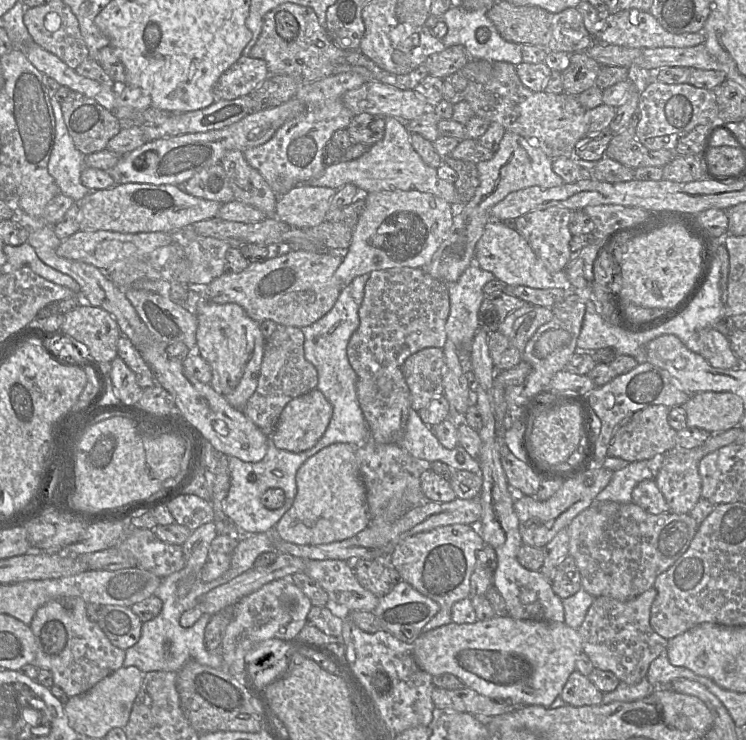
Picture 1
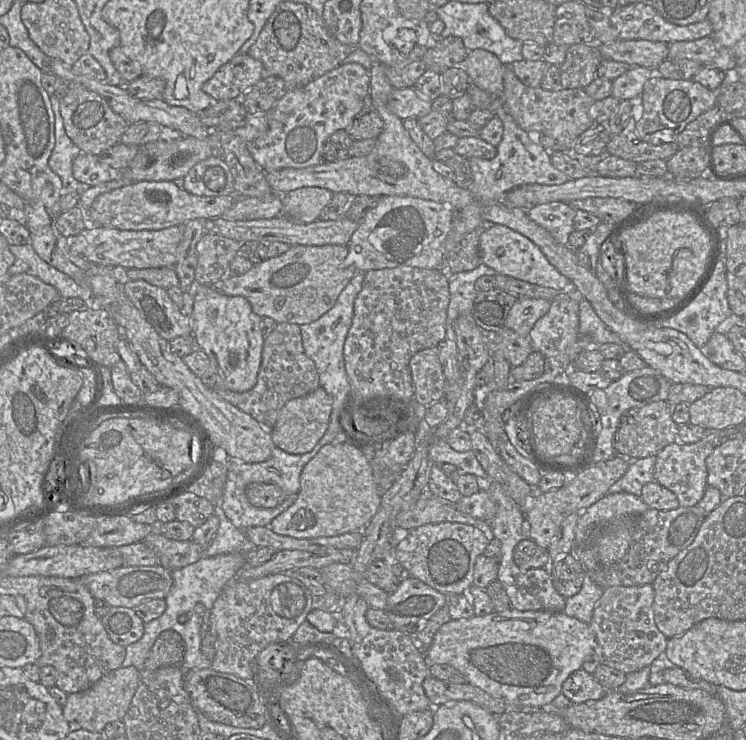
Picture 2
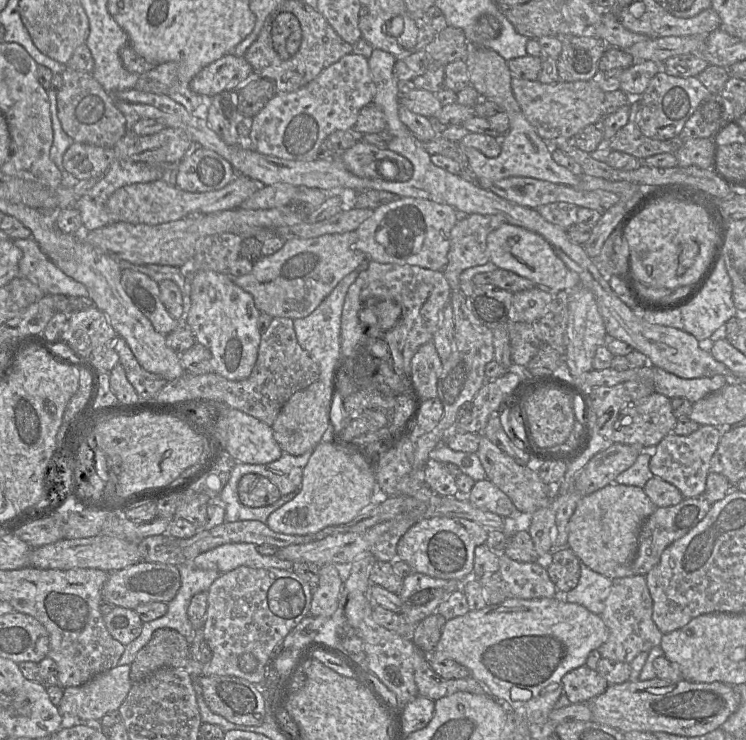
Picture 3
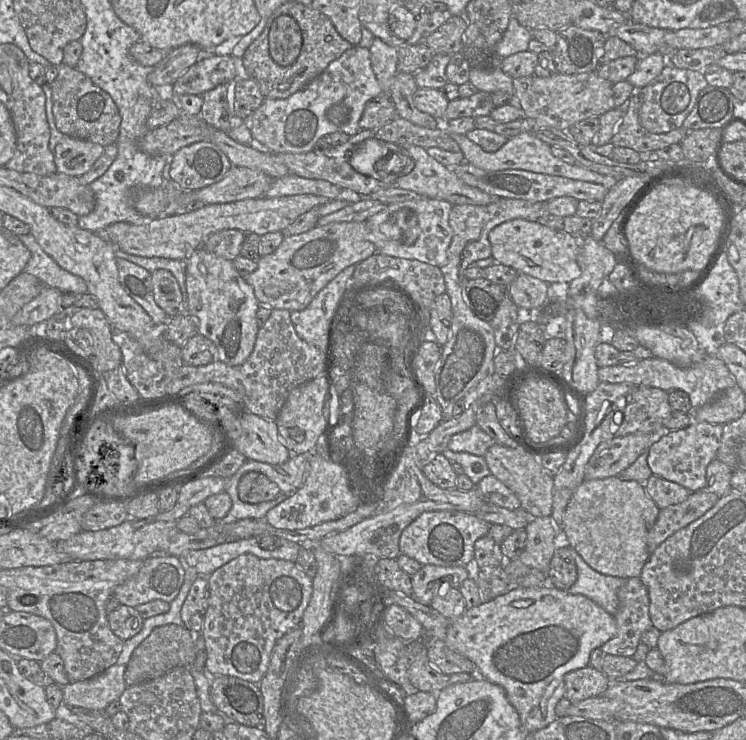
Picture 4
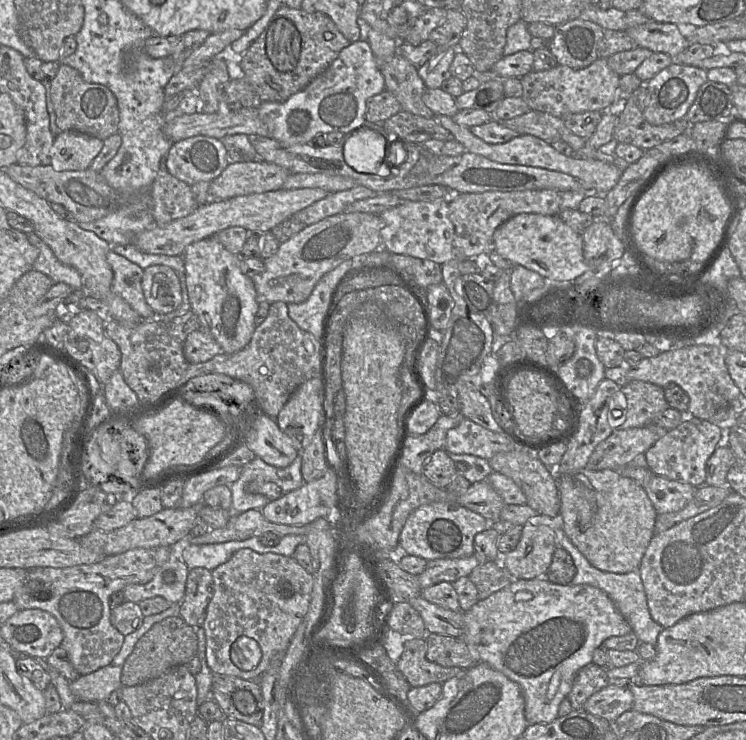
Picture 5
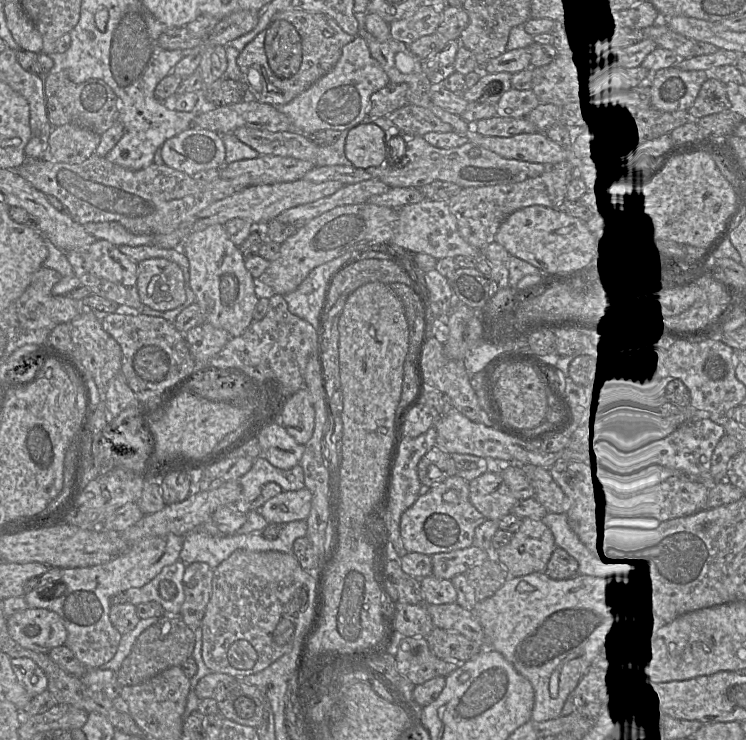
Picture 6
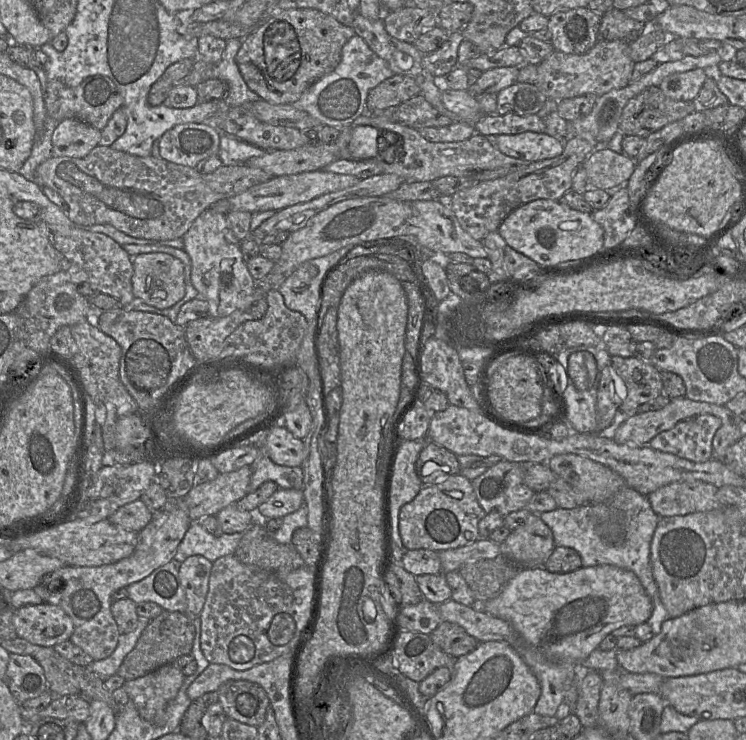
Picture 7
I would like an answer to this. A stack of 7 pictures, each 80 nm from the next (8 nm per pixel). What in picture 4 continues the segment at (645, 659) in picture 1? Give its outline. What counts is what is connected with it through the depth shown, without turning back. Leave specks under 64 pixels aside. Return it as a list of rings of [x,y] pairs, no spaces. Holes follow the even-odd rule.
[[[630,577],[618,590],[618,608],[613,615],[616,621],[617,634],[601,646],[605,654],[633,657],[641,642],[641,636],[653,623],[649,615],[649,594],[640,577]]]

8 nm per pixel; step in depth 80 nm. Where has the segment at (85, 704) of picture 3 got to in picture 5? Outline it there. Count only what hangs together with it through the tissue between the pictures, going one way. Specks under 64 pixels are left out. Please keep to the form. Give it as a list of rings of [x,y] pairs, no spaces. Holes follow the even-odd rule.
[[[108,665],[92,673],[80,675],[70,682],[71,692],[87,702],[107,701],[109,695],[120,689],[122,666]]]

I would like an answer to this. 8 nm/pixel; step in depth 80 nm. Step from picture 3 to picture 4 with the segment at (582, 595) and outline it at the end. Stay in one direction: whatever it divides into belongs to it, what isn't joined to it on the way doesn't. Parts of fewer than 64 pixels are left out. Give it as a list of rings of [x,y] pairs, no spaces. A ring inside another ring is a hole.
[[[563,529],[555,536],[555,548],[558,546],[569,547],[577,567],[577,579],[567,591],[571,594],[586,596],[614,615],[618,608],[618,590],[627,578],[601,574],[591,568],[570,546]]]

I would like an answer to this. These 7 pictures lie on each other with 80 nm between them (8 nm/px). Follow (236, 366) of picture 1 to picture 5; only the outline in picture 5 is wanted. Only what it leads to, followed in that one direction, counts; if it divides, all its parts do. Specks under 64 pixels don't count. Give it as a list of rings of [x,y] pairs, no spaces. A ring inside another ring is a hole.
[[[215,237],[188,245],[182,255],[191,311],[198,317],[200,327],[208,330],[224,353],[243,349],[255,330],[255,314],[259,308],[254,281],[240,269],[241,255],[226,250]]]

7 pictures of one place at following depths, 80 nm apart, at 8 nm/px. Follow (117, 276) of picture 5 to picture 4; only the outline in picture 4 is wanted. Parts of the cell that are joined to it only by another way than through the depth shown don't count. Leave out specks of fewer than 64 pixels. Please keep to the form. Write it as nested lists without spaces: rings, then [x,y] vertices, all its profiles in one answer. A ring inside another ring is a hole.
[[[116,258],[116,265],[119,282],[126,293],[145,310],[155,325],[166,325],[169,317],[154,300],[151,273],[122,258]]]

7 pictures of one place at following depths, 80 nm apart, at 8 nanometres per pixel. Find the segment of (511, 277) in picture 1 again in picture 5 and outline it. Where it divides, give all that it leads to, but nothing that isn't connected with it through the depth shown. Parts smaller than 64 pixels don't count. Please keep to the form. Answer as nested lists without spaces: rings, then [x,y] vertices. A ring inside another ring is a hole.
[[[515,215],[495,230],[493,241],[495,251],[503,258],[535,271],[543,278],[573,281],[586,272],[582,234],[571,229],[558,215]]]

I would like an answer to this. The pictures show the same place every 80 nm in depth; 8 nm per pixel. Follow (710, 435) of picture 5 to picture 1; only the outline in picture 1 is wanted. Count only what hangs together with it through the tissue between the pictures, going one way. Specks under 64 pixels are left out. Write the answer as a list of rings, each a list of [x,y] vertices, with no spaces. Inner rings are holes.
[[[678,446],[661,457],[661,466],[654,481],[668,503],[670,512],[689,514],[702,498],[702,480],[698,470],[699,462],[692,459],[689,449]]]

